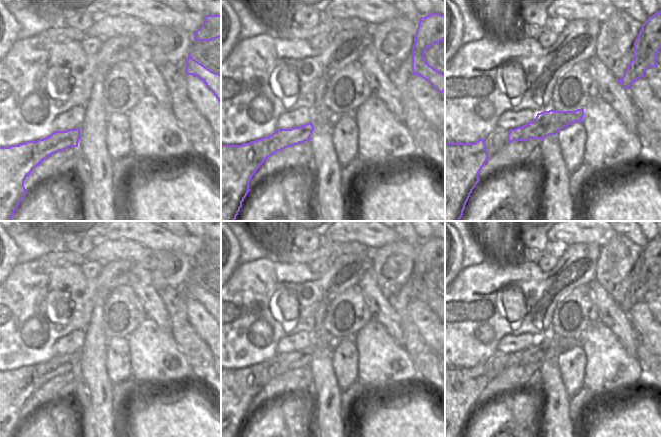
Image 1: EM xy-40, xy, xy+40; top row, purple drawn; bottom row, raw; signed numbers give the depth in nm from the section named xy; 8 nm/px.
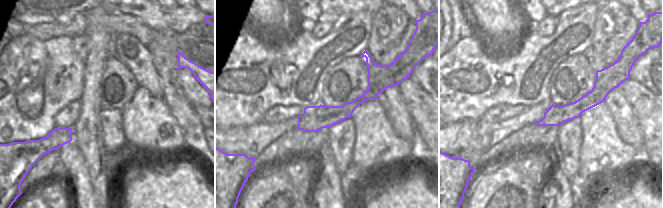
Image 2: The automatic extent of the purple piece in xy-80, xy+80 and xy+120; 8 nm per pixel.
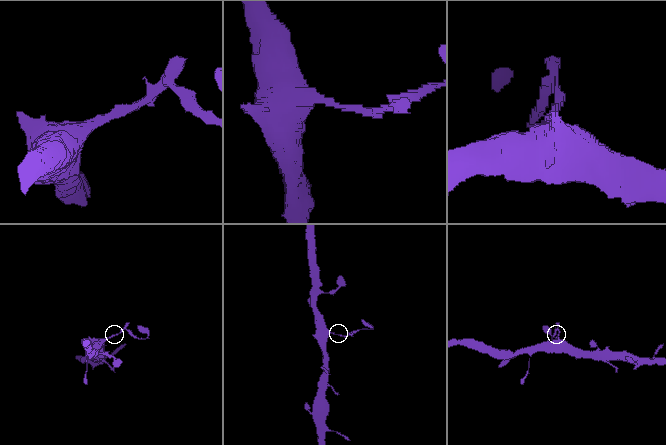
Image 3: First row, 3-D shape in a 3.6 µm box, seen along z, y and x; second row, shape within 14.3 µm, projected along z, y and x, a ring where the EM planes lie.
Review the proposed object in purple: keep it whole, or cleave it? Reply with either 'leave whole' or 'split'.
split

